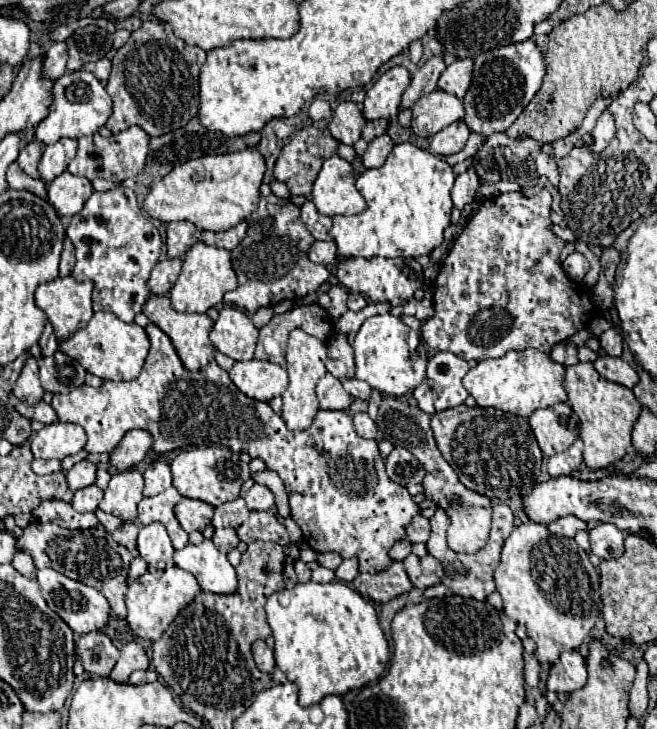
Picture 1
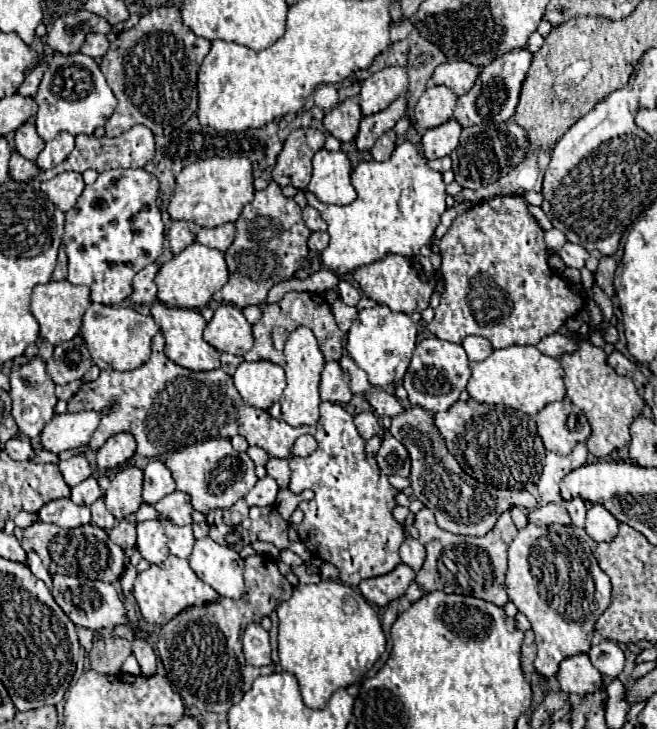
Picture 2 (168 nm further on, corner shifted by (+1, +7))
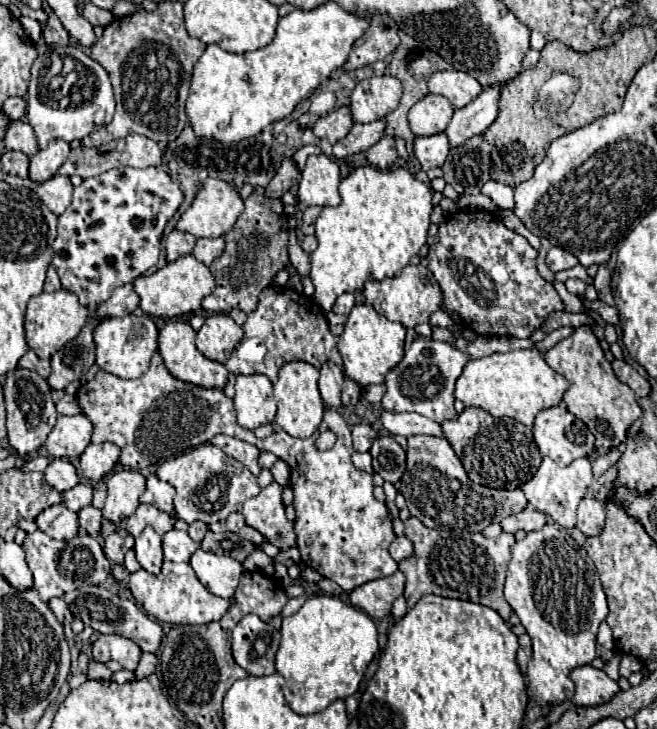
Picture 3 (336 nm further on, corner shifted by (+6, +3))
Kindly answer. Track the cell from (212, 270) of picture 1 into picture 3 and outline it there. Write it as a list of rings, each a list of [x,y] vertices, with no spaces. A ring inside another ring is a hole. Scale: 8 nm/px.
[[[187,254],[175,262],[169,262],[165,268],[157,270],[151,276],[135,278],[133,290],[137,292],[137,296],[141,300],[139,308],[143,310],[143,314],[169,320],[169,318],[175,318],[181,314],[197,312],[201,308],[201,300],[215,290],[215,280],[205,264],[199,264],[199,260],[195,260],[195,256]]]

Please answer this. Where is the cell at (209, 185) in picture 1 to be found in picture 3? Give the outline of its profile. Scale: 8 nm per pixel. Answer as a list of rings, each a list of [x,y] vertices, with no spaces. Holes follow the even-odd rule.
[[[205,180],[193,206],[177,222],[177,230],[195,238],[217,238],[235,226],[241,212],[243,200],[235,188],[223,180]]]

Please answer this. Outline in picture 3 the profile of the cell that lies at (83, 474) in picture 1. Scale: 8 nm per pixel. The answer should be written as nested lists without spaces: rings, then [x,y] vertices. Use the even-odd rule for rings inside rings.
[[[53,458],[49,462],[49,466],[45,468],[43,476],[45,476],[45,482],[51,488],[55,488],[57,492],[65,492],[65,490],[69,490],[69,488],[79,484],[77,470],[67,458]]]

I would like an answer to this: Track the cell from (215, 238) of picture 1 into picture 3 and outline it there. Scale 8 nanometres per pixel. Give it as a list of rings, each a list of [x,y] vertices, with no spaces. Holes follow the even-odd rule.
[[[197,238],[193,256],[205,266],[211,266],[211,262],[223,254],[223,248],[225,248],[223,238]]]

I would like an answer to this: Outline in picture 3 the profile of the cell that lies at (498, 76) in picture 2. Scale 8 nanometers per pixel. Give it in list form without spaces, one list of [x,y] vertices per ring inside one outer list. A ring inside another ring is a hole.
[[[493,84],[483,88],[483,92],[465,108],[455,110],[445,134],[449,138],[449,146],[457,148],[465,144],[469,138],[483,134],[495,120],[499,108],[499,90],[501,84]]]

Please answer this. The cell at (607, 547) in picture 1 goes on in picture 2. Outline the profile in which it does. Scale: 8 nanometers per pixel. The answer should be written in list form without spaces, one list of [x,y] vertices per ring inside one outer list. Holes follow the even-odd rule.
[[[592,504],[588,506],[586,534],[594,538],[598,544],[610,542],[618,534],[618,520],[606,508],[600,508],[600,504]]]

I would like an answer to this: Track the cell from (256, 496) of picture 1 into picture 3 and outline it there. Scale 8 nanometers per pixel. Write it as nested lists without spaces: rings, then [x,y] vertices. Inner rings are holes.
[[[273,482],[267,488],[259,492],[259,496],[247,500],[243,504],[243,516],[247,526],[255,528],[263,534],[265,542],[279,548],[279,552],[285,552],[295,546],[295,528],[293,522],[285,516],[283,506],[283,486]]]

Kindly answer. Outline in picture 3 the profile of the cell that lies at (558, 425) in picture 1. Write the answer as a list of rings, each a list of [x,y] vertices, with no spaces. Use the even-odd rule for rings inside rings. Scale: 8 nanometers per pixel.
[[[563,402],[559,406],[553,406],[553,408],[539,412],[539,416],[535,418],[535,424],[533,424],[533,436],[535,436],[535,444],[537,444],[539,452],[543,456],[553,458],[559,466],[567,466],[573,460],[587,458],[595,452],[595,436],[591,434],[591,430],[579,418],[575,418],[565,408]]]

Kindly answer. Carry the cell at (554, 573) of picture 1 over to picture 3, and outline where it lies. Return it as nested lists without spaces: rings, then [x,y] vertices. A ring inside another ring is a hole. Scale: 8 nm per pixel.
[[[545,524],[515,544],[507,570],[505,600],[533,640],[533,660],[529,662],[527,678],[535,702],[547,706],[569,700],[575,692],[569,672],[597,658],[597,628],[607,618],[607,600],[593,560],[571,538],[569,530]]]

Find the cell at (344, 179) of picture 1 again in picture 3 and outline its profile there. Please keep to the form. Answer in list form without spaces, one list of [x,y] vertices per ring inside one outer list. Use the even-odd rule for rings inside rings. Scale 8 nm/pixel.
[[[325,154],[309,156],[301,172],[297,198],[305,206],[337,206],[341,202],[337,192],[339,182],[339,166],[333,162],[333,158]]]

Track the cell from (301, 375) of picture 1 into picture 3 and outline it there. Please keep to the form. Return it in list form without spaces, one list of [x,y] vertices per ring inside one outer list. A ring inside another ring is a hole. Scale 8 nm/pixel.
[[[291,362],[285,364],[279,372],[279,380],[275,384],[275,402],[277,402],[277,416],[275,422],[291,436],[295,438],[307,438],[311,436],[323,418],[325,412],[325,404],[319,396],[317,390],[317,380],[319,380],[319,370],[311,364],[303,364],[303,362]]]

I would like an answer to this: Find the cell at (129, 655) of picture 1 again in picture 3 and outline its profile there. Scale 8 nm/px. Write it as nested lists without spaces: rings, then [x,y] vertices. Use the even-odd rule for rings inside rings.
[[[143,654],[141,656],[141,662],[139,662],[139,668],[135,670],[135,676],[137,678],[147,678],[155,672],[155,666],[157,666],[157,656],[155,654]]]

